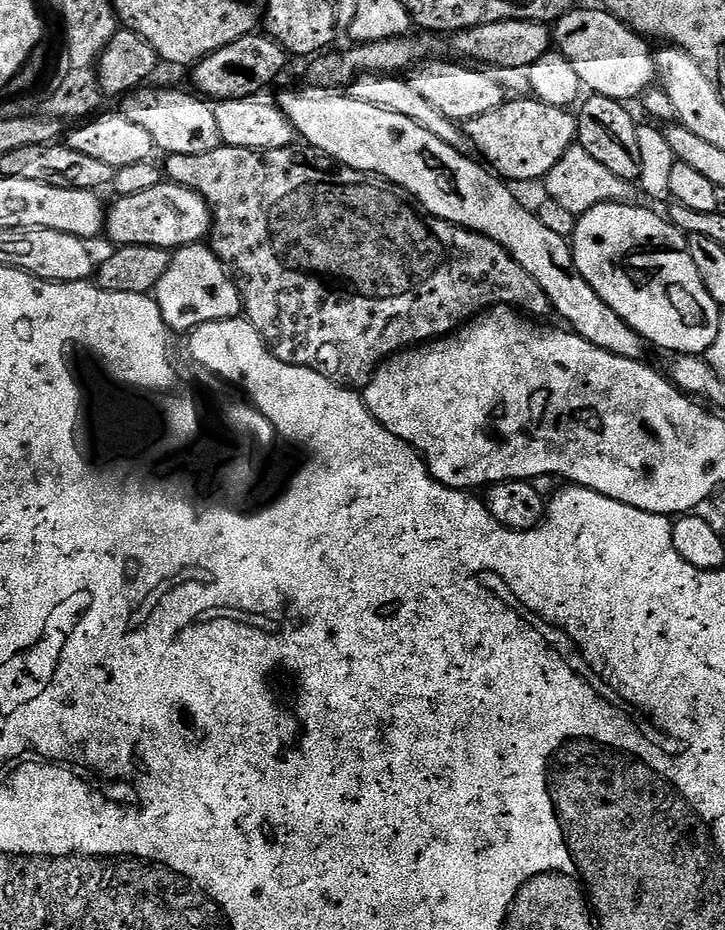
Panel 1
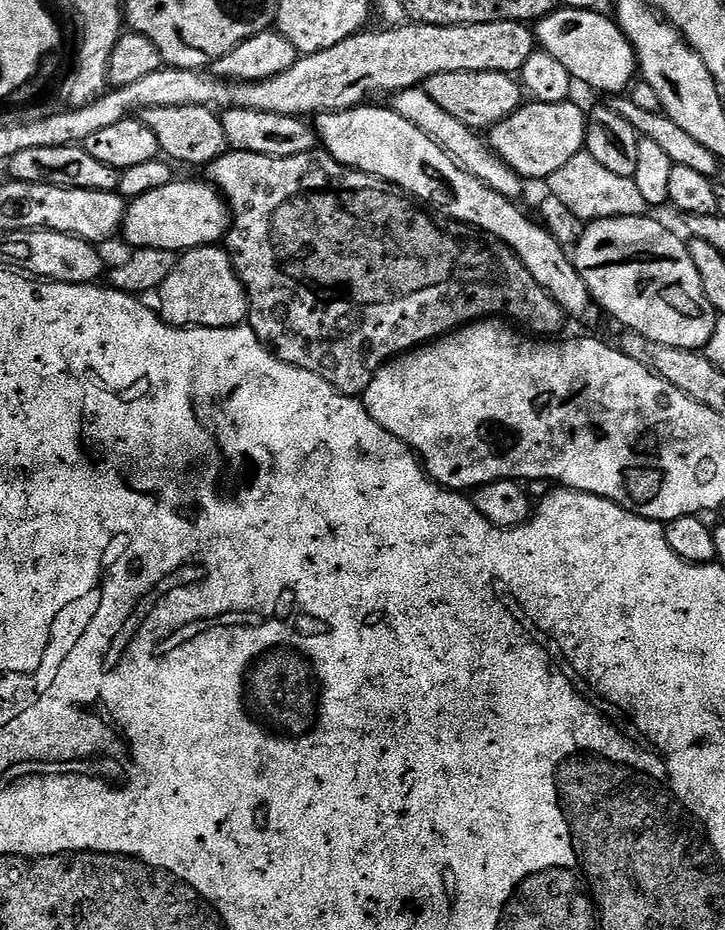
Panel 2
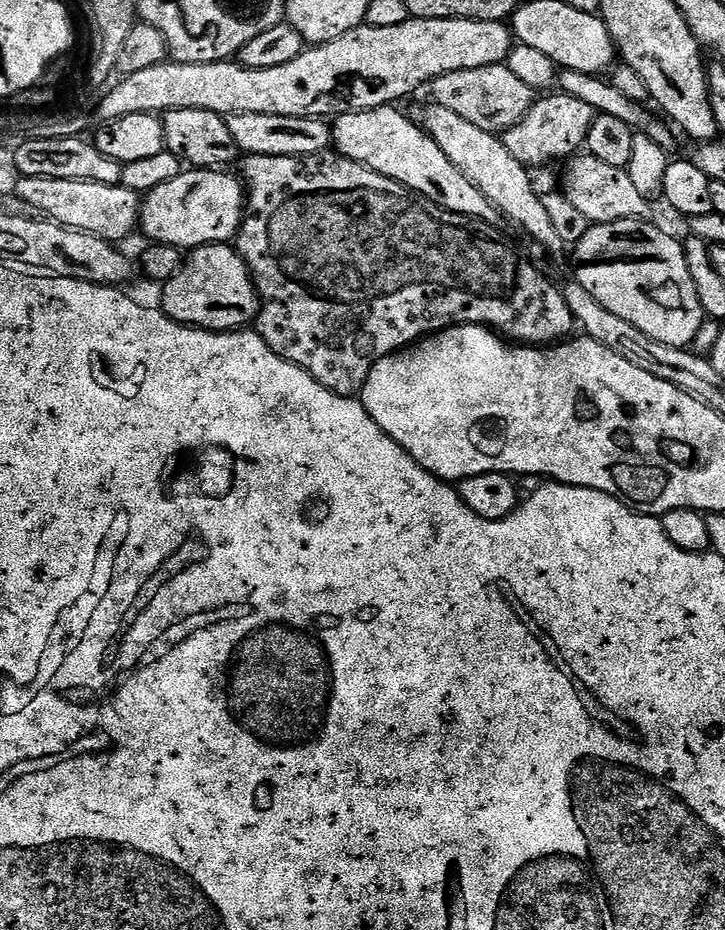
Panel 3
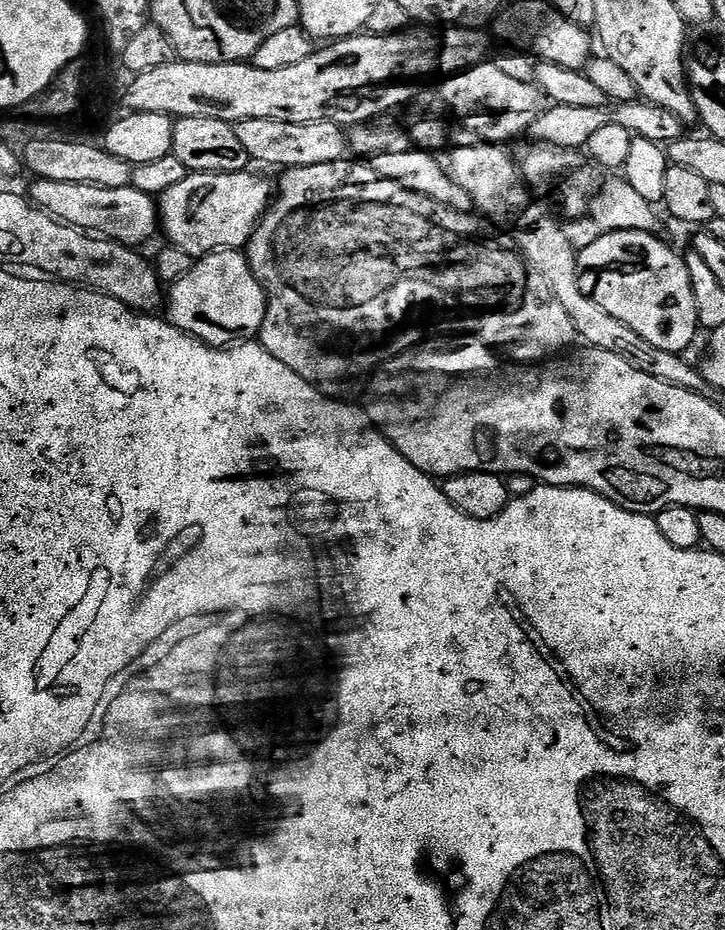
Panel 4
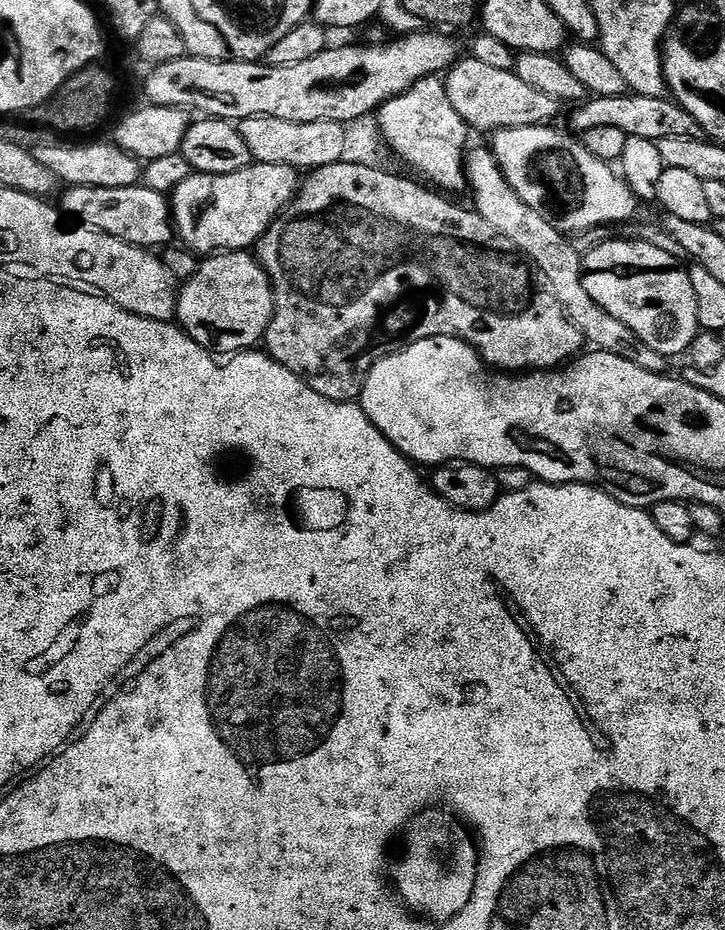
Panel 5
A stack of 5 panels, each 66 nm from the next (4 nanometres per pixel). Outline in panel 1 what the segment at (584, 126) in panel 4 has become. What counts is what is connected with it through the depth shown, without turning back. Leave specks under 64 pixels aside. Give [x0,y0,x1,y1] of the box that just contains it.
[462,98,577,182]

